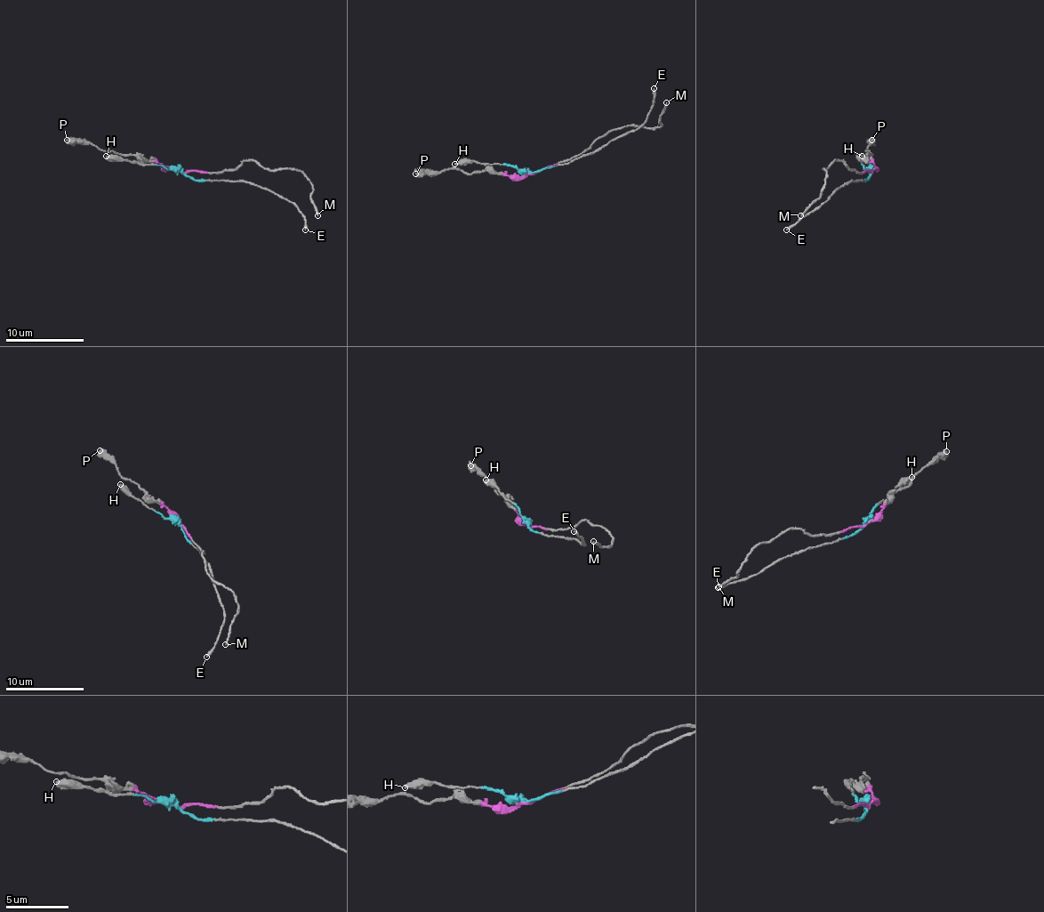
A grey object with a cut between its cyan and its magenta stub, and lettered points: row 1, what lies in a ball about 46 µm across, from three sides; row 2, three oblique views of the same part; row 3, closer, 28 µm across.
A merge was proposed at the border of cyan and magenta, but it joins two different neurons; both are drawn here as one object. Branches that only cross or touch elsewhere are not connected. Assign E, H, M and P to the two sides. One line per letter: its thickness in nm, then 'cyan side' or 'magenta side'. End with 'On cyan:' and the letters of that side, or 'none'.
E: 240 nm thick; cyan side
H: 440 nm thick; cyan side
M: 180 nm thick; magenta side
P: 650 nm thick; magenta side
On cyan: E, H

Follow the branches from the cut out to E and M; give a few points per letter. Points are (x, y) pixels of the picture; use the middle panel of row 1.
E: (528, 174), (595, 153), (637, 129), (650, 111), (654, 88)
M: (528, 174), (577, 157), (614, 129), (629, 125), (658, 127), (666, 101)

